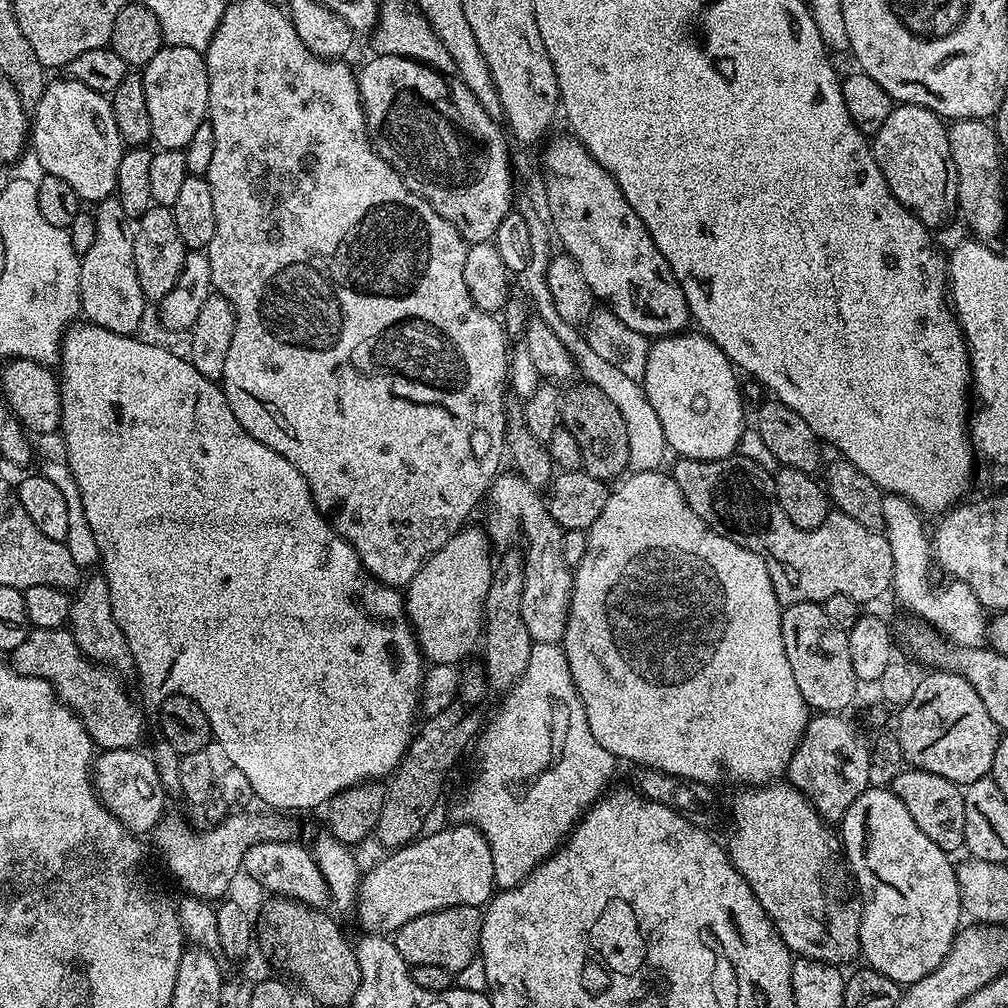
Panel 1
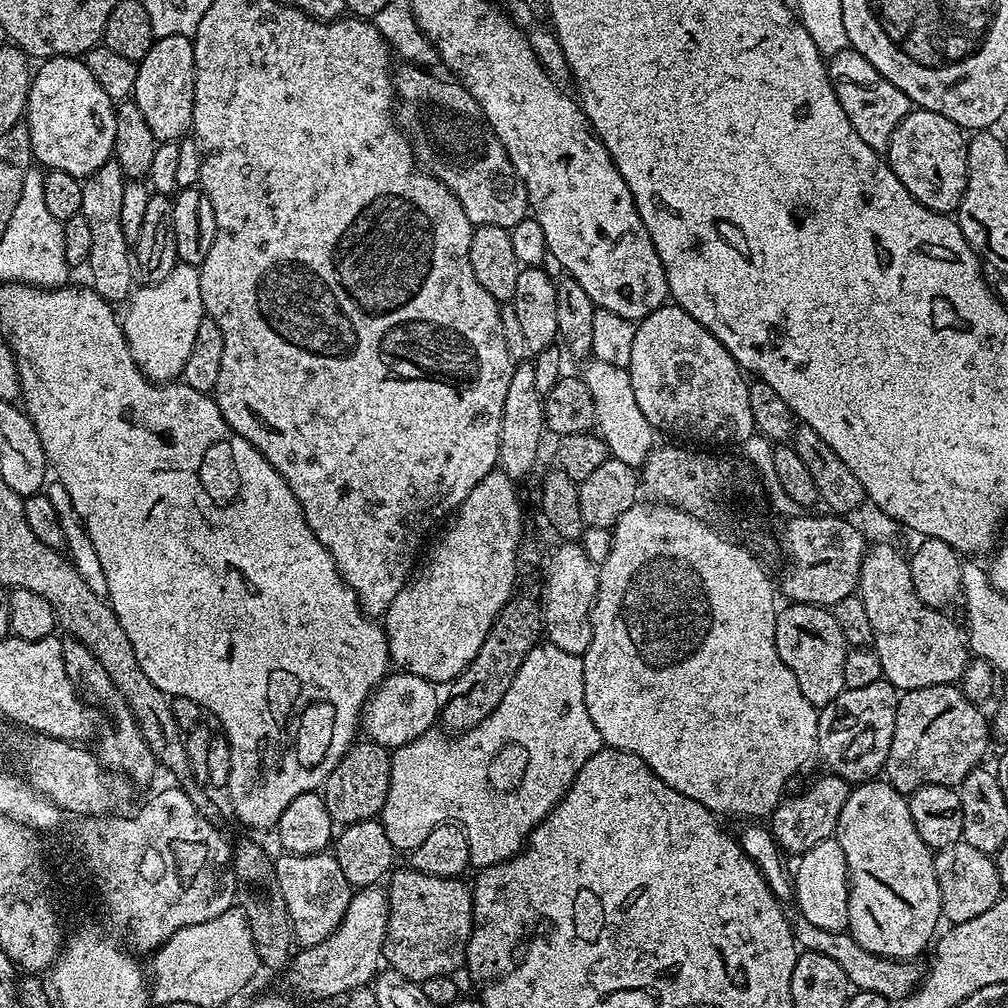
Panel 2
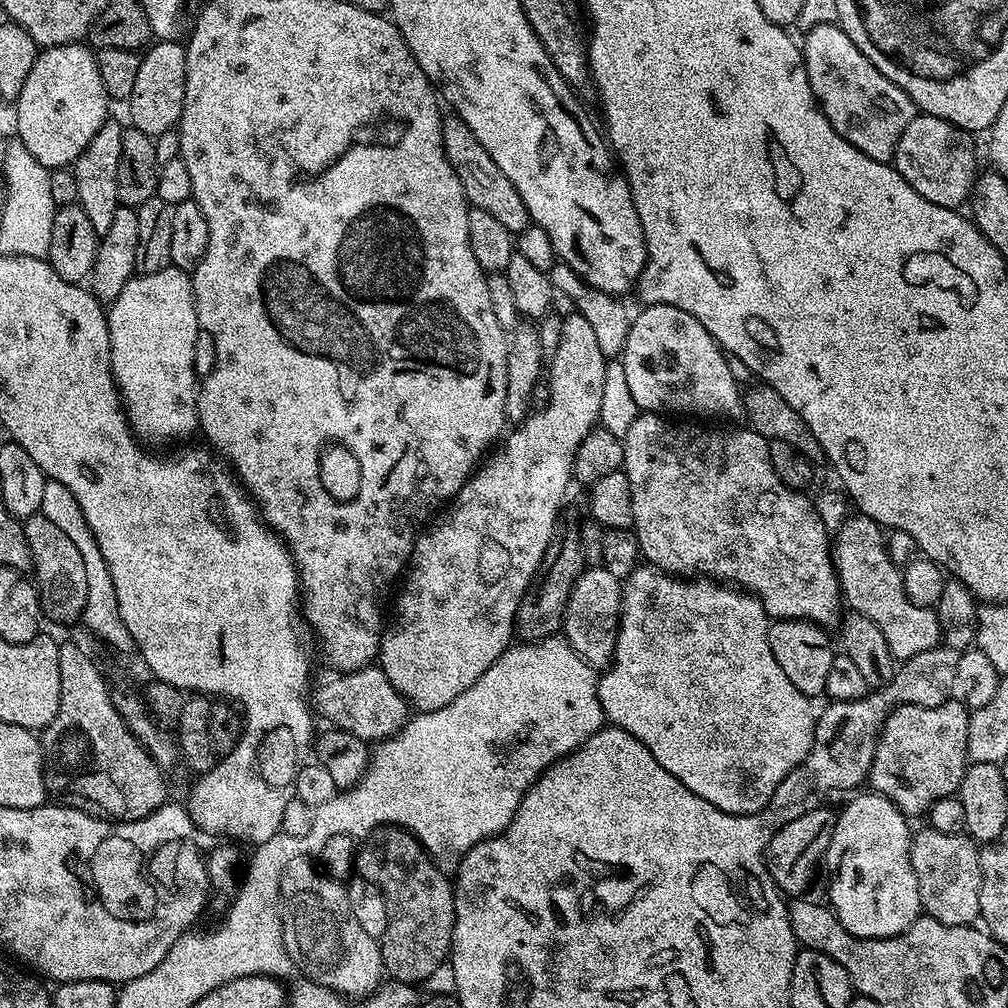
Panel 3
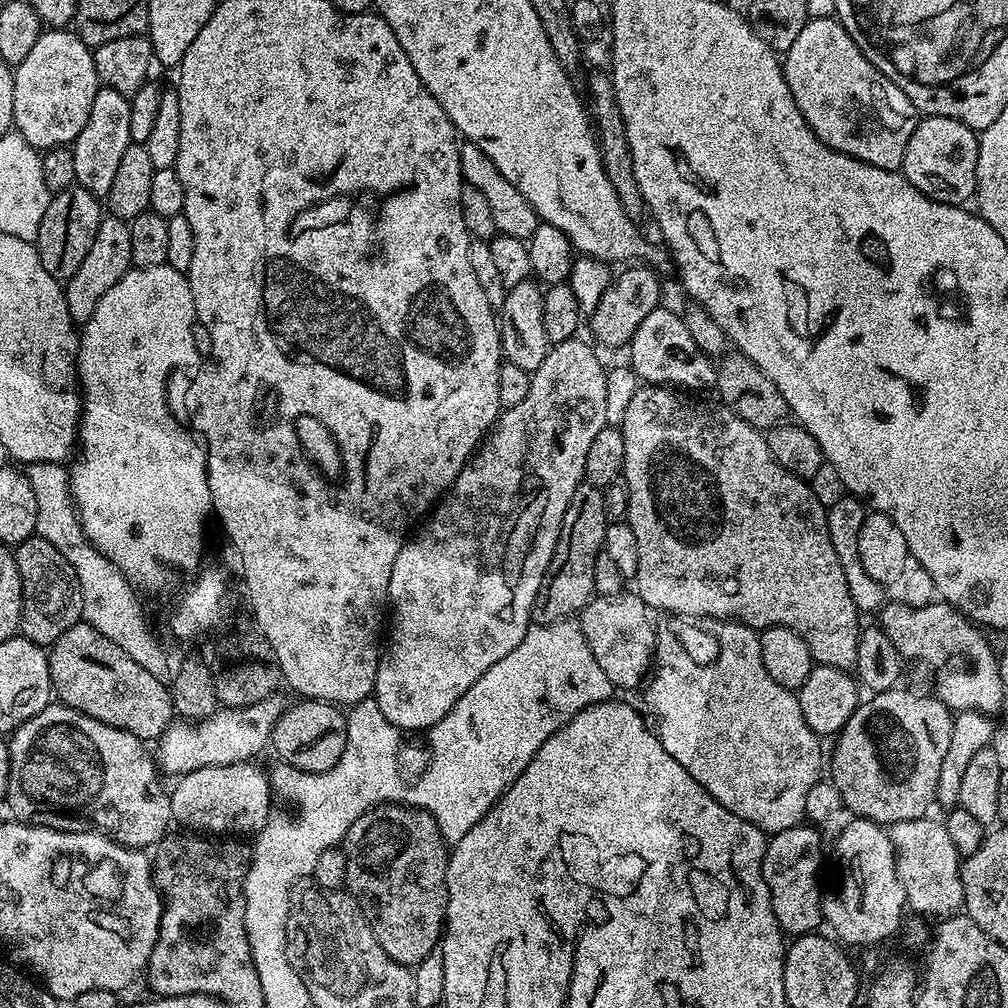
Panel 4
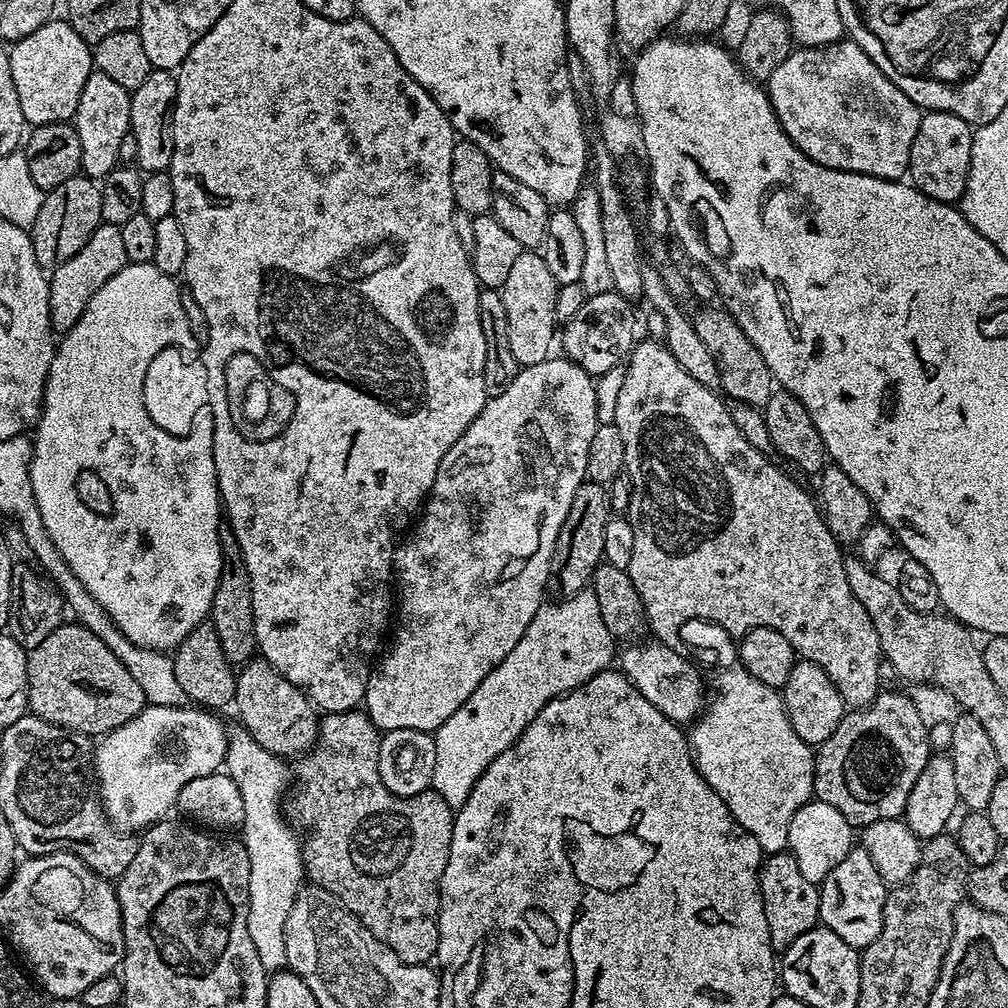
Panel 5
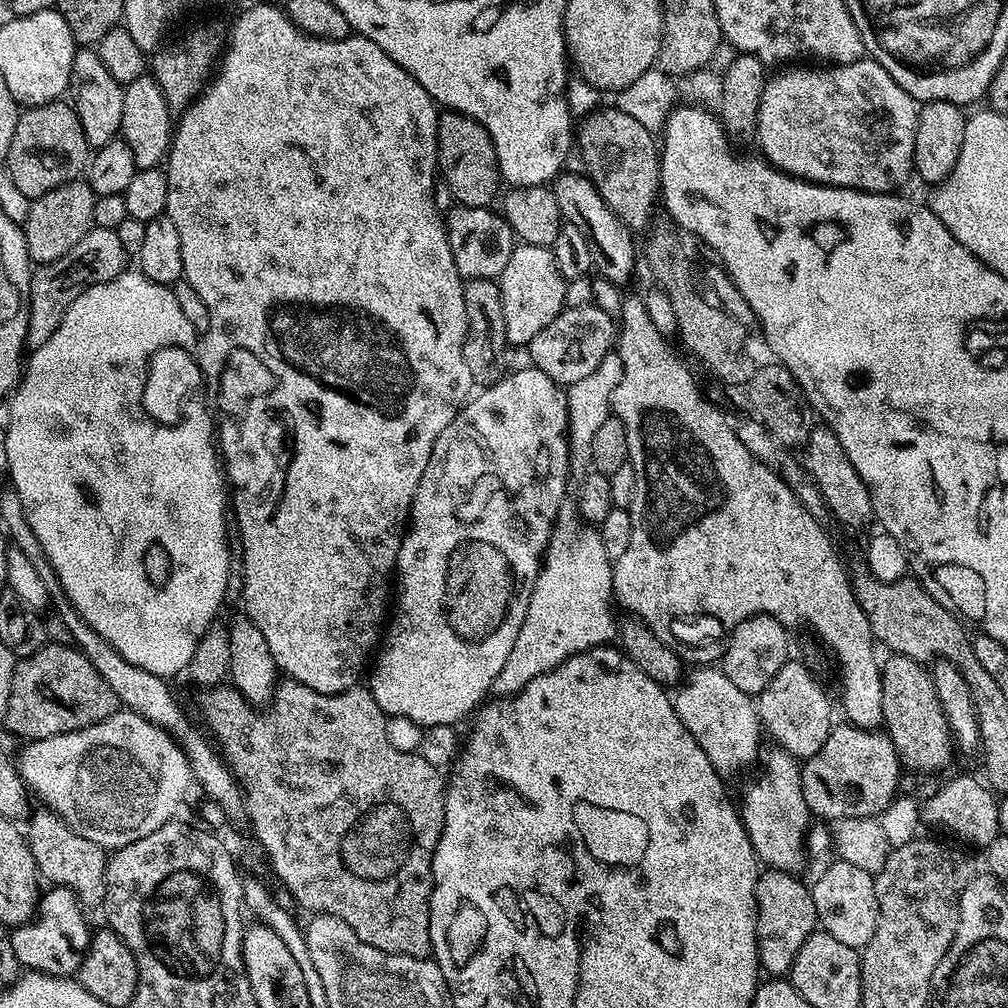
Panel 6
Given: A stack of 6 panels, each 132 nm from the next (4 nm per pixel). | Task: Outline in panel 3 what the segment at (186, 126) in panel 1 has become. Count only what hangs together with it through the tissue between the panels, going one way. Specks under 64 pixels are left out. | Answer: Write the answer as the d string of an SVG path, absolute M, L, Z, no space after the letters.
M157 41L143 53L134 91L126 102L131 127L155 138L179 123L185 100L185 72L185 45L179 41Z

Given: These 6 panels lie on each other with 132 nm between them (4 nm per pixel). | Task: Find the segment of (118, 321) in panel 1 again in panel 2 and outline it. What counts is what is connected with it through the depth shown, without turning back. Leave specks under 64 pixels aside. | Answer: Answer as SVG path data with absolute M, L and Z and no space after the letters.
M114 158L98 166L98 170L94 170L94 174L82 183L80 215L86 218L90 226L90 258L86 271L92 275L92 289L109 302L127 301L134 288L134 260L130 255L130 242L122 234L122 194L125 183L122 166L118 166Z

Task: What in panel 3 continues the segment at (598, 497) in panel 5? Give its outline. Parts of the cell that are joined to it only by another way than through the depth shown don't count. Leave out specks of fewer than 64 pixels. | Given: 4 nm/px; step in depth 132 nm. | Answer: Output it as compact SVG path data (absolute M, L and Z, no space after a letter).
M574 523L559 529L552 538L552 545L546 550L532 585L524 591L520 599L520 609L516 612L514 632L521 641L544 640L547 636L557 635L564 626L564 611L572 593L574 582L584 571L584 545L580 543L580 529Z

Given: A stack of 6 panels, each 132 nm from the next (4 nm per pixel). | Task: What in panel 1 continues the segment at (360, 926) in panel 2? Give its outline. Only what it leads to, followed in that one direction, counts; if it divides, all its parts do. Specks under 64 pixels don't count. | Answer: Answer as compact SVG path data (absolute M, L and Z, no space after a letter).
M453 823L453 828L444 828L441 832L429 831L410 844L387 853L385 860L380 860L372 869L363 873L360 881L360 893L356 895L354 915L360 919L363 931L368 934L394 934L406 922L422 914L443 912L446 908L470 906L480 908L487 905L494 895L494 858L486 838L473 824Z

